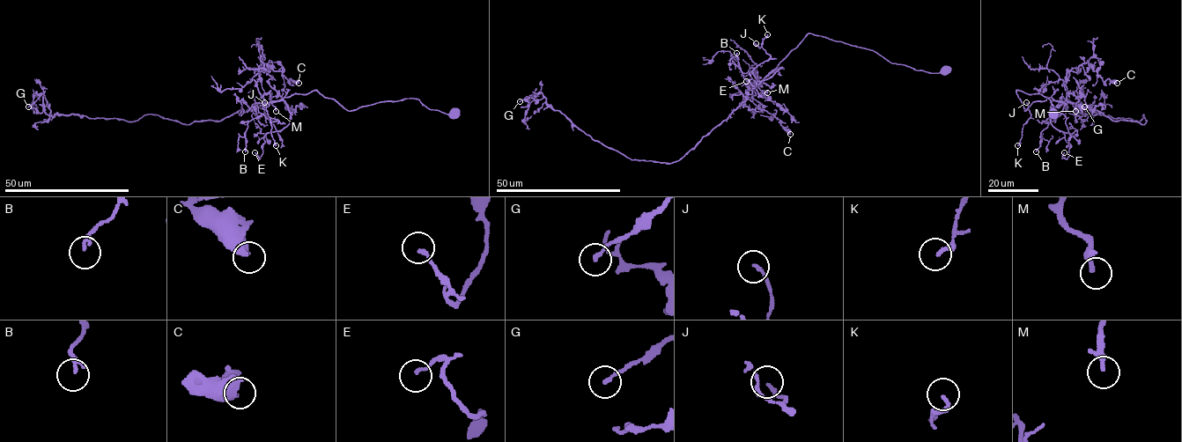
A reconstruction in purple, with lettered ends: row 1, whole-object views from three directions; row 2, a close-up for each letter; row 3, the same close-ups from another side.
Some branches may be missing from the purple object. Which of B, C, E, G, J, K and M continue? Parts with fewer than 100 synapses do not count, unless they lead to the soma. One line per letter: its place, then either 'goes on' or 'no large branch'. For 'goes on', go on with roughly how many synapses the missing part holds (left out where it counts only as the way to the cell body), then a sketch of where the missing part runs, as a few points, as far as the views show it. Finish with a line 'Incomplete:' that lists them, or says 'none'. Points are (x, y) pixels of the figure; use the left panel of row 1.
B: at (245, 151); no large branch
C: at (299, 83); no large branch
E: at (254, 152); no large branch
G: at (28, 106); no large branch
J: at (264, 102); no large branch
K: at (276, 145); no large branch
M: at (276, 111); no large branch
Incomplete: none

